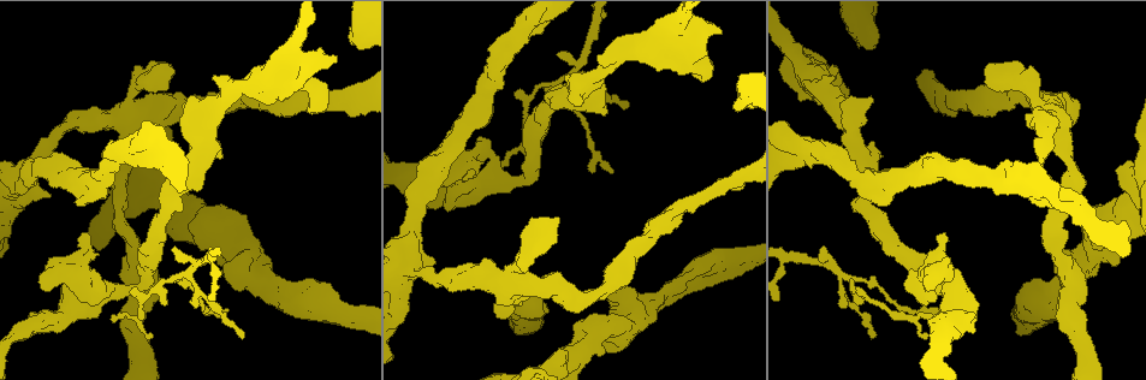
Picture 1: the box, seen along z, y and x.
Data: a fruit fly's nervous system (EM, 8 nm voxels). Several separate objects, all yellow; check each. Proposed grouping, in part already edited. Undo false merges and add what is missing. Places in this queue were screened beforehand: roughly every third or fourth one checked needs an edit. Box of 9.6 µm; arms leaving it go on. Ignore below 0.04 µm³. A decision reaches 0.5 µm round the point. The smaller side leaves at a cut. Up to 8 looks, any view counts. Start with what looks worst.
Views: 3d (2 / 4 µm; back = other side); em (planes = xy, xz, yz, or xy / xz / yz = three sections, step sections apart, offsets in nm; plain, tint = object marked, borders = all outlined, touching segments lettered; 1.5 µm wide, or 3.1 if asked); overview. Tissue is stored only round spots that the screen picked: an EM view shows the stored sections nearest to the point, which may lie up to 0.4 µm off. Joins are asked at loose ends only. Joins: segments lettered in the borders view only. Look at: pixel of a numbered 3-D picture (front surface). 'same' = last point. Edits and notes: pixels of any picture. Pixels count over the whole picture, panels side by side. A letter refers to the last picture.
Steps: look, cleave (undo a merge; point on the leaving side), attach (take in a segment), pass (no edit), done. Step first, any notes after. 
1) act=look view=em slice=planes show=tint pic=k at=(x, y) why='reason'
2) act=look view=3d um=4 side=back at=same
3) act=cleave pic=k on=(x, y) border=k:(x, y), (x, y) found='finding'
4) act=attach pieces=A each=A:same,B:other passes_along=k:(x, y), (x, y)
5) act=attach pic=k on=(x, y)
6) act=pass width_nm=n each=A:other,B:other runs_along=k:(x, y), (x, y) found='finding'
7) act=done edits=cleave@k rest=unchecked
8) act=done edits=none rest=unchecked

act=look view=3d um=2 pic=1 at=(948, 320) why='sudden change in width'

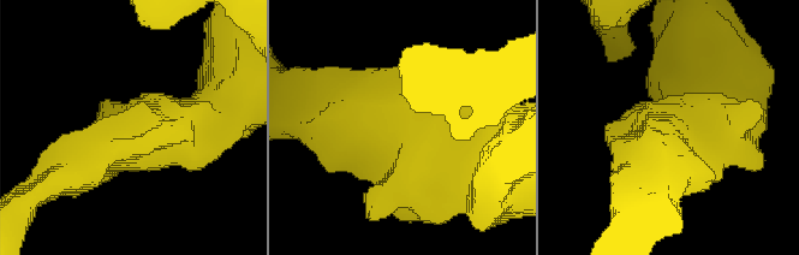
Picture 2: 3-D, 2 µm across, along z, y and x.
act=look view=em slice=planes show=borders pic=2 at=(424, 124)

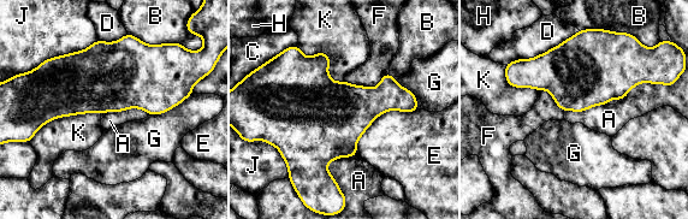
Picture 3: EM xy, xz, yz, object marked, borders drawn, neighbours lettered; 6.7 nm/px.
act=pass each=A:other,B:other,C:other,D:other,E:other,F:other,G:other,H:other,J:other,K:other border=3:(389, 72), (374, 87), (344, 80) found='all the same neuron'

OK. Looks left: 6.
act=look view=em slice=planes show=borders pic=1 at=(275, 52) why='stops while still wide'

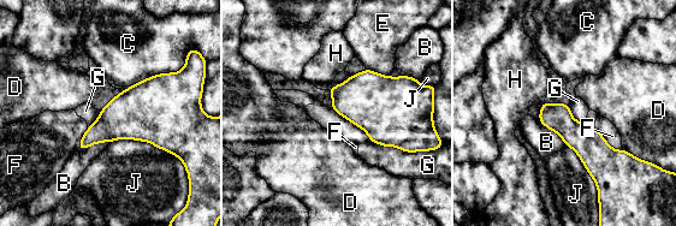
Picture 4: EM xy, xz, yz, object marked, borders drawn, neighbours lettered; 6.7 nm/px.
act=pass longest_contact=G:550nm each=B:other,C:other,D:other,E:other,F:other,G:other,H:other,J:other found='none of them fits'

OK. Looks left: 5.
act=look view=3d um=2 pic=1 at=(613, 170) why='end of a long branch'

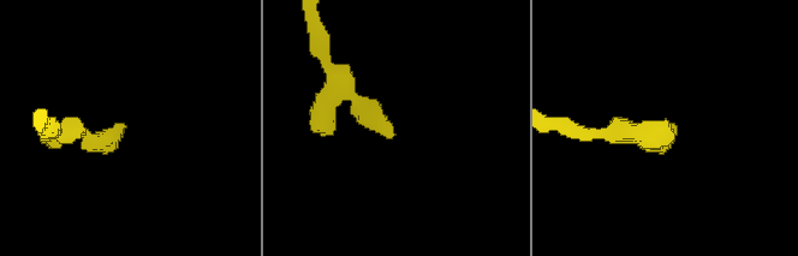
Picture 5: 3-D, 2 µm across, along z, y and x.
act=look view=em slice=planes show=plain pic=5 at=(673, 123)

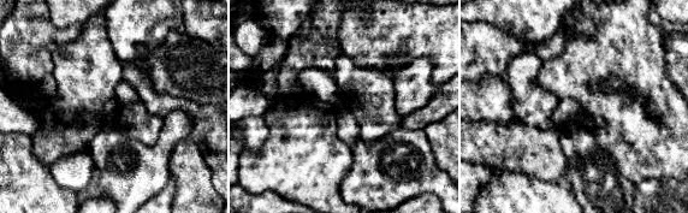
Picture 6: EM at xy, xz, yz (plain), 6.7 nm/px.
act=look view=em slice=planes show=borders at=same

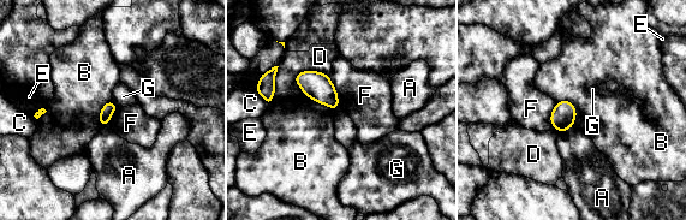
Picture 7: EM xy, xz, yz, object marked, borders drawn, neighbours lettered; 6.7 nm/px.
act=pass each=A:other,B:other,C:other,D:other,E:other,F:other,G:other border=7:(556, 101), (568, 100), (576, 119) found='no lettered segment goes on from it'

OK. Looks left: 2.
act=done edits=none rest=unchecked

